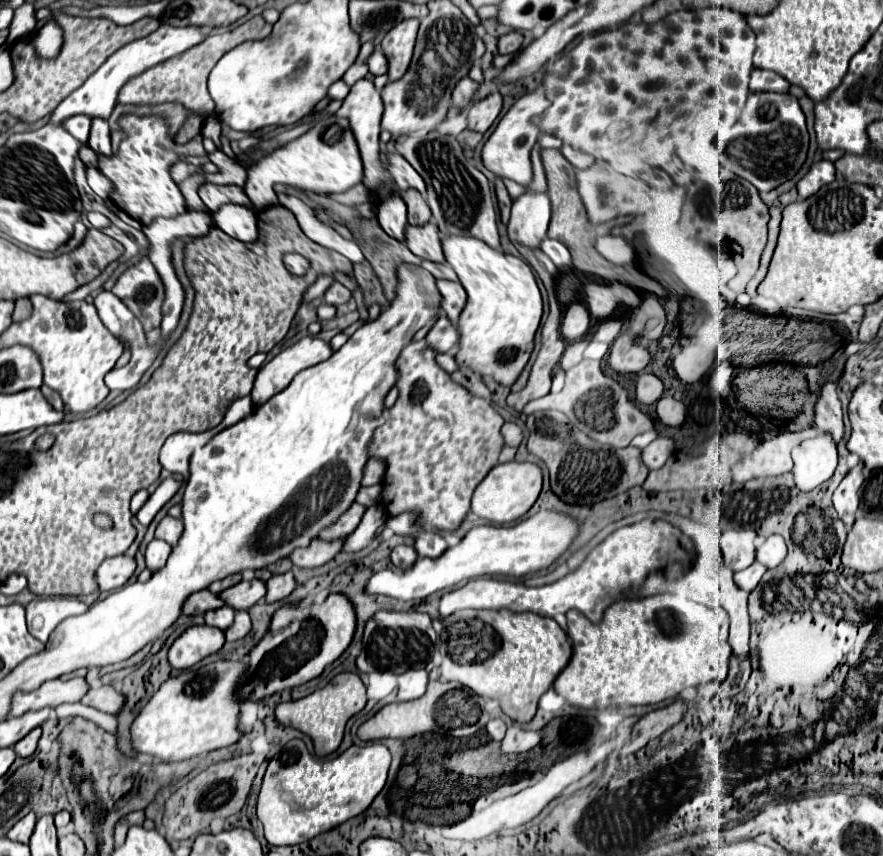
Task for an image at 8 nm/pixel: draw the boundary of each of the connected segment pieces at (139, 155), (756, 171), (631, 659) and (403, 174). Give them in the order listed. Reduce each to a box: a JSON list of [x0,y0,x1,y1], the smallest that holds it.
[[98,114,186,224],[720,92,808,192],[554,594,732,708],[386,152,426,192]]

